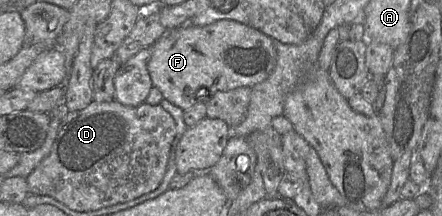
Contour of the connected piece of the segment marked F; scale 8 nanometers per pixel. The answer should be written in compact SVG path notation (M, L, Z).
M219 20L204 26L185 24L166 30L150 47L147 69L163 98L183 111L216 92L252 87L264 81L277 61L274 39L234 20Z

